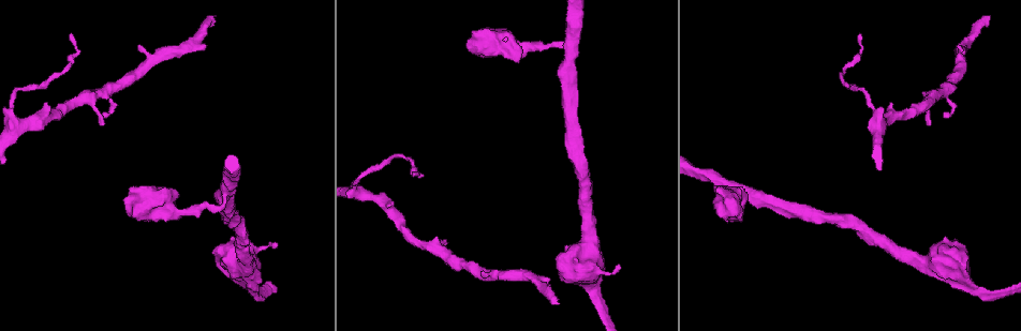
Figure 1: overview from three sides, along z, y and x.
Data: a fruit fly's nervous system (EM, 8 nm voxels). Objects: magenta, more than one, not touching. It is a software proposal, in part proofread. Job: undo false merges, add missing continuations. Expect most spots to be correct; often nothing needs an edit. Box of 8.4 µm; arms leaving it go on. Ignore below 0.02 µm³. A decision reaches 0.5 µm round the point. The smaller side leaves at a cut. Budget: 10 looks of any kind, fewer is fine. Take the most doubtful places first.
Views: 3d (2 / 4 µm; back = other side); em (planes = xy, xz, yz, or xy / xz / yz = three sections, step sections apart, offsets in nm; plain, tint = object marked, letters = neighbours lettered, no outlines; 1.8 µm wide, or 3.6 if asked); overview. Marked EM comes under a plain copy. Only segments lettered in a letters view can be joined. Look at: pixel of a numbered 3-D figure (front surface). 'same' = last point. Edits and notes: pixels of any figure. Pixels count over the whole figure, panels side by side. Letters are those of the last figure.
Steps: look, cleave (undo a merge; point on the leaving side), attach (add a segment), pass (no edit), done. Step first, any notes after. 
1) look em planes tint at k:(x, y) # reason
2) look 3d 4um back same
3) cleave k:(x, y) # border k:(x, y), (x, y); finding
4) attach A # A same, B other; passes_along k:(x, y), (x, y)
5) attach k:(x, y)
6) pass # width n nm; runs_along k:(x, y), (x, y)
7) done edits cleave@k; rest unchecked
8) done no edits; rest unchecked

look 3d 4um at 1:(215, 18) # branch stops here

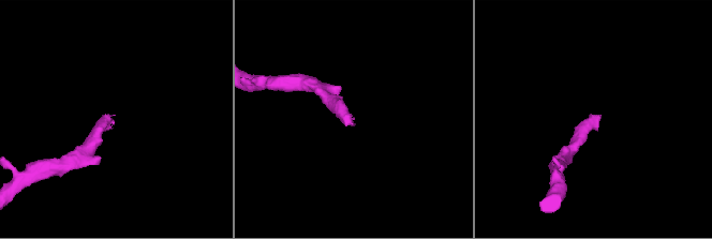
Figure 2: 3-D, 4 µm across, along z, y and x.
look em planes letters at 2:(354, 125) # shape alone is not enough

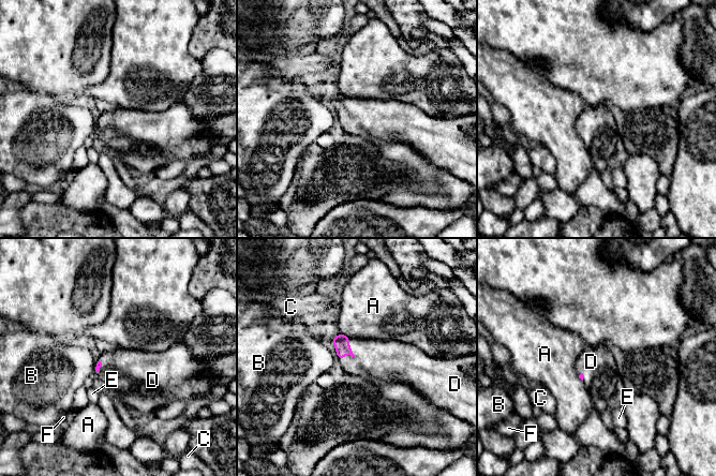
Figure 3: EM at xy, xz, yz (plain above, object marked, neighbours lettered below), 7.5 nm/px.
attach D # A other, B other, C other, D same, E other, F other; passes_along 3:(341, 342), (352, 352), (379, 359); it goes on there

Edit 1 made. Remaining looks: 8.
look em planes letters at 1:(224, 193) # branch point

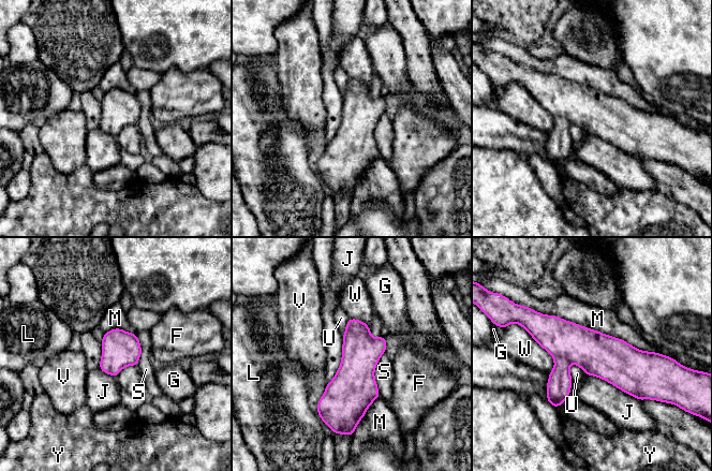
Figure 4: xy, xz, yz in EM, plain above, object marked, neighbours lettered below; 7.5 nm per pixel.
pass # F other, G other, J other, L other, M other, S other, U other, V other, W other, Y other; runs_along 4:(533, 333), (618, 363), (656, 363); one cell here

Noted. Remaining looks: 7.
look 3d 4um at 1:(472, 34) # stops while still wide

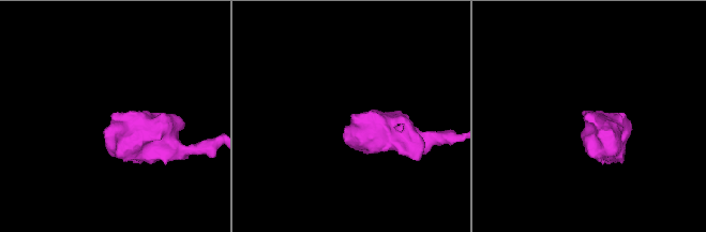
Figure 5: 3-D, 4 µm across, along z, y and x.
look em 3.6um xz step 8 tint at 5:(350, 118) # now the EM

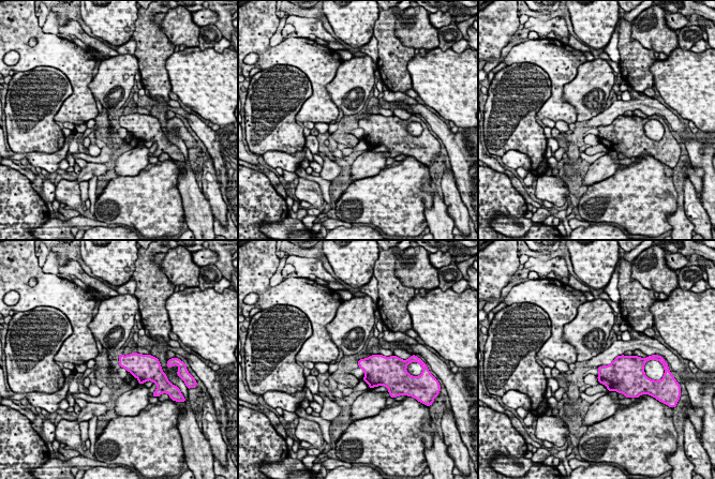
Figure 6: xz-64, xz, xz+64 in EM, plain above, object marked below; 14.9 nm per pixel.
look em 3.6um yz step 8 letters same

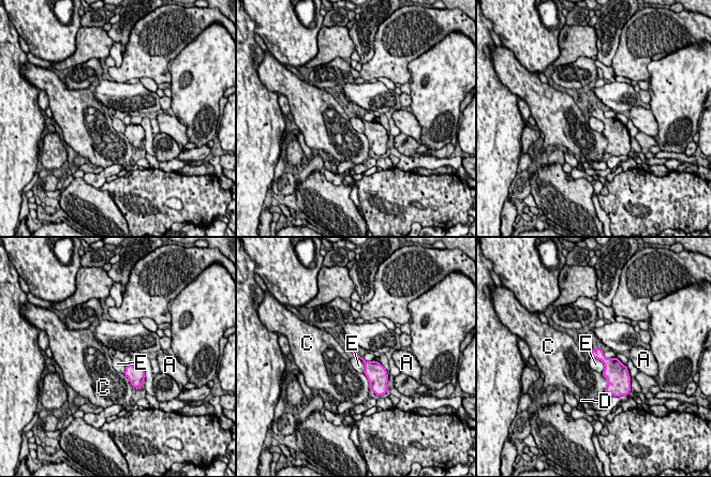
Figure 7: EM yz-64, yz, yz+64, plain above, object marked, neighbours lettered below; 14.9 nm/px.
pass # A other, C other, D other, E other; none of them fits

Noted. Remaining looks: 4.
look em planes tint at 1:(945, 115) # branch stops here

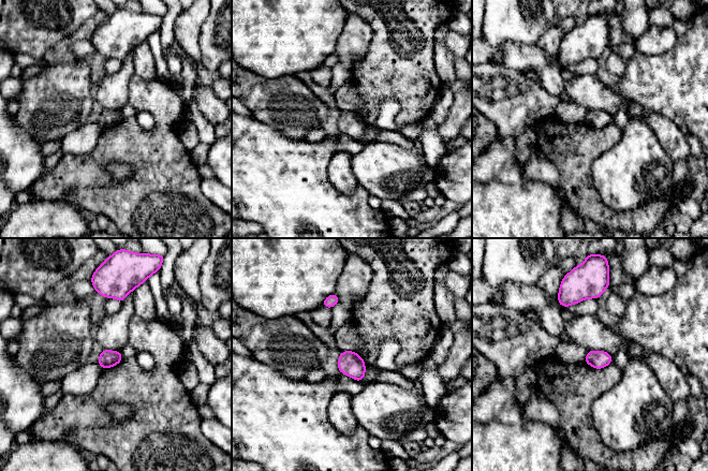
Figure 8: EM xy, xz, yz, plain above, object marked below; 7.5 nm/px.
look em planes letters same

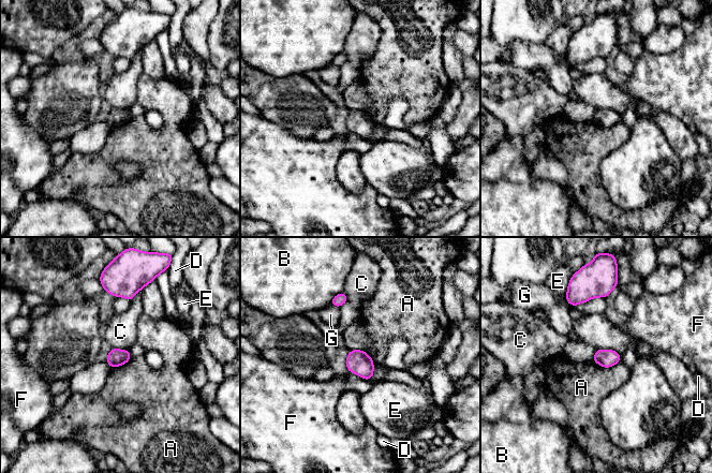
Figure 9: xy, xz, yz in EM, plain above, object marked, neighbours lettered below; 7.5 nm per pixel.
pass # A other, B other, C other, D other, E other, F other, G other; no lettered segment goes on from it

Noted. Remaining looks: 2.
done edits attach@3; rest unchecked

